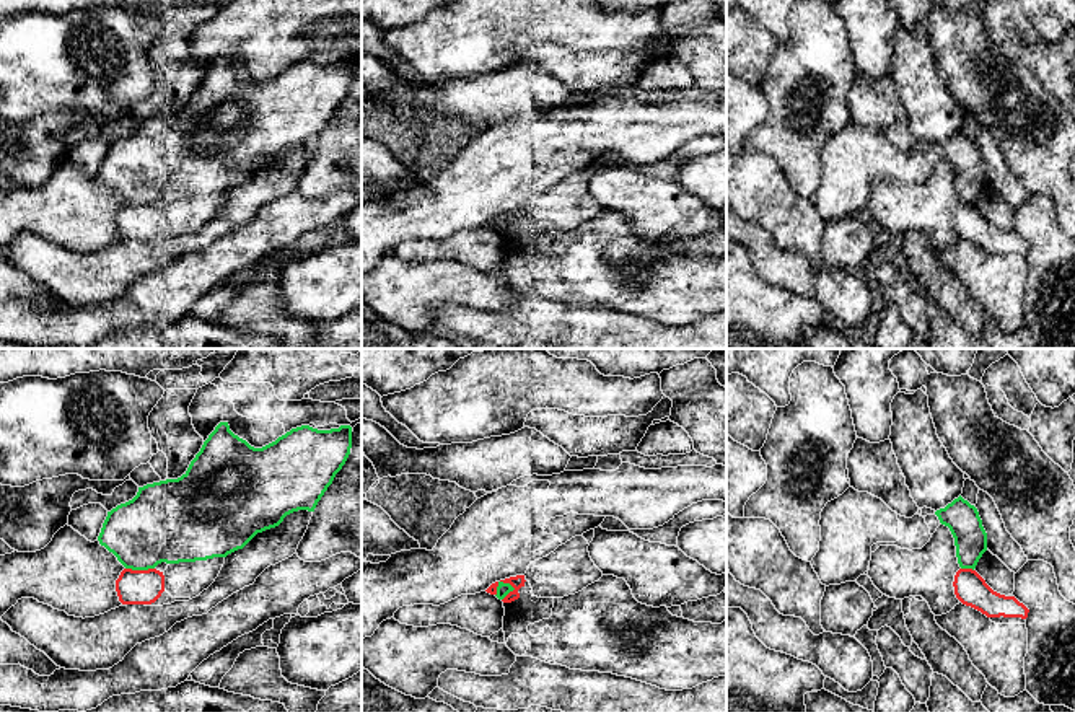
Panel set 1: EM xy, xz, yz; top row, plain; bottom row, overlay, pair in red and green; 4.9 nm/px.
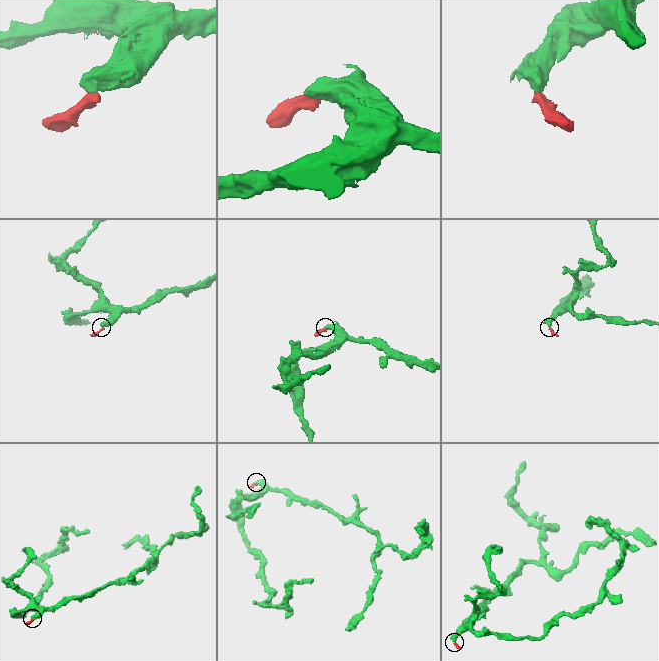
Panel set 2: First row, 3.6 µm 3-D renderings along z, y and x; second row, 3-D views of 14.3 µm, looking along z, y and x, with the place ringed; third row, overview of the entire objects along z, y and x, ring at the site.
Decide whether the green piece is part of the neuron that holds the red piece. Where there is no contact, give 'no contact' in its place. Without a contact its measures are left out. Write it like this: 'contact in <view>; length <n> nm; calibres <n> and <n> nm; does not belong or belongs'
contact in xz; length 110 nm; calibres 70 and 60 nm; does not belong

